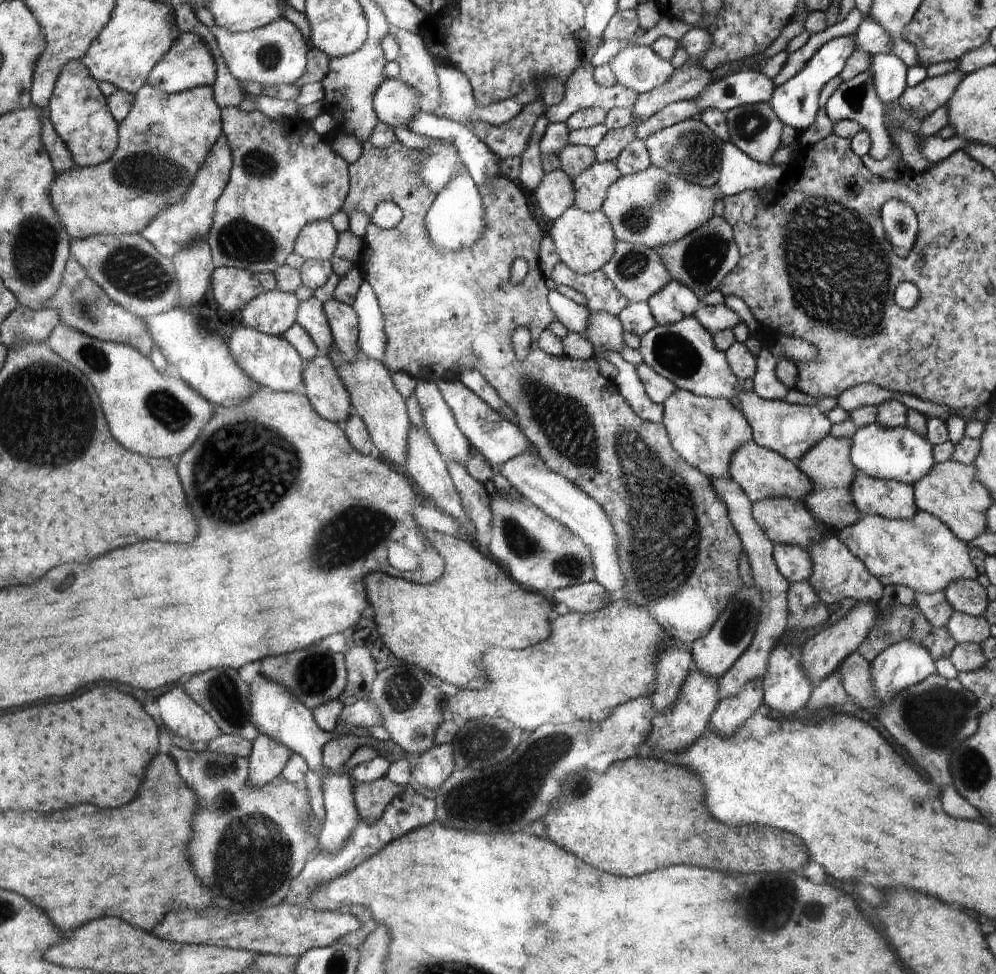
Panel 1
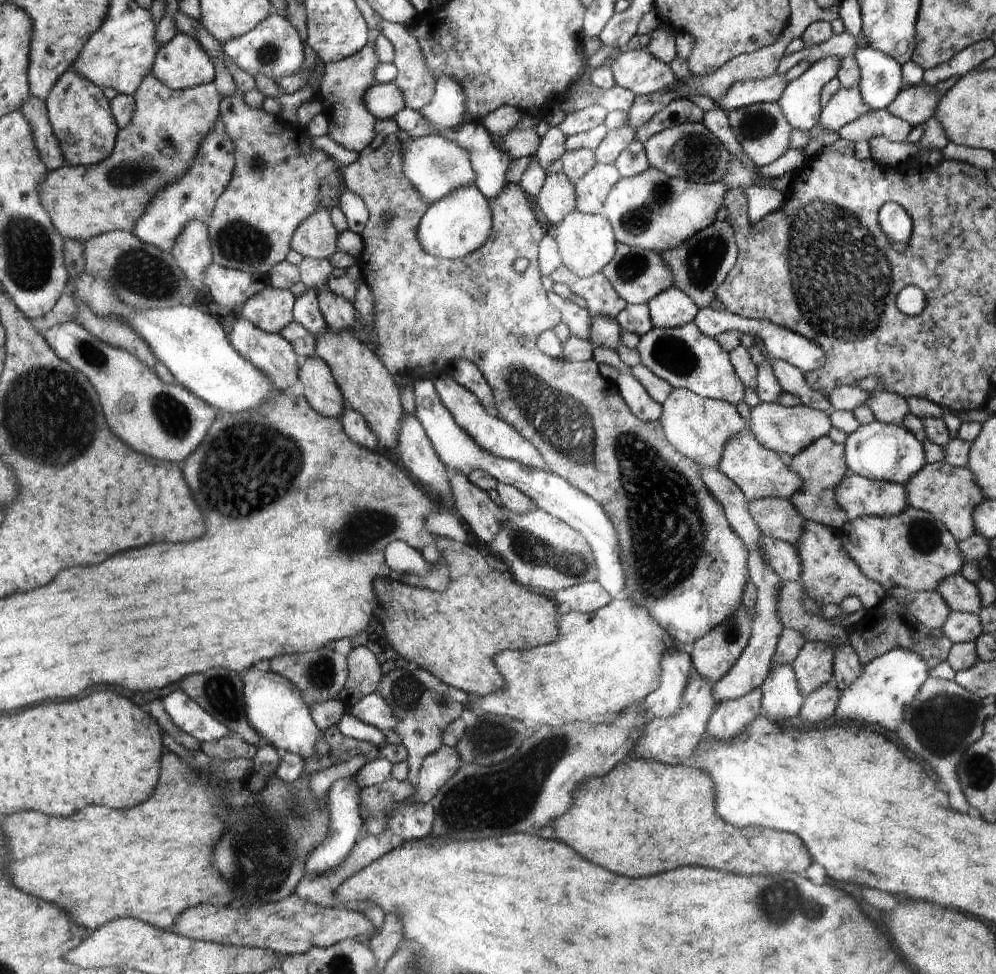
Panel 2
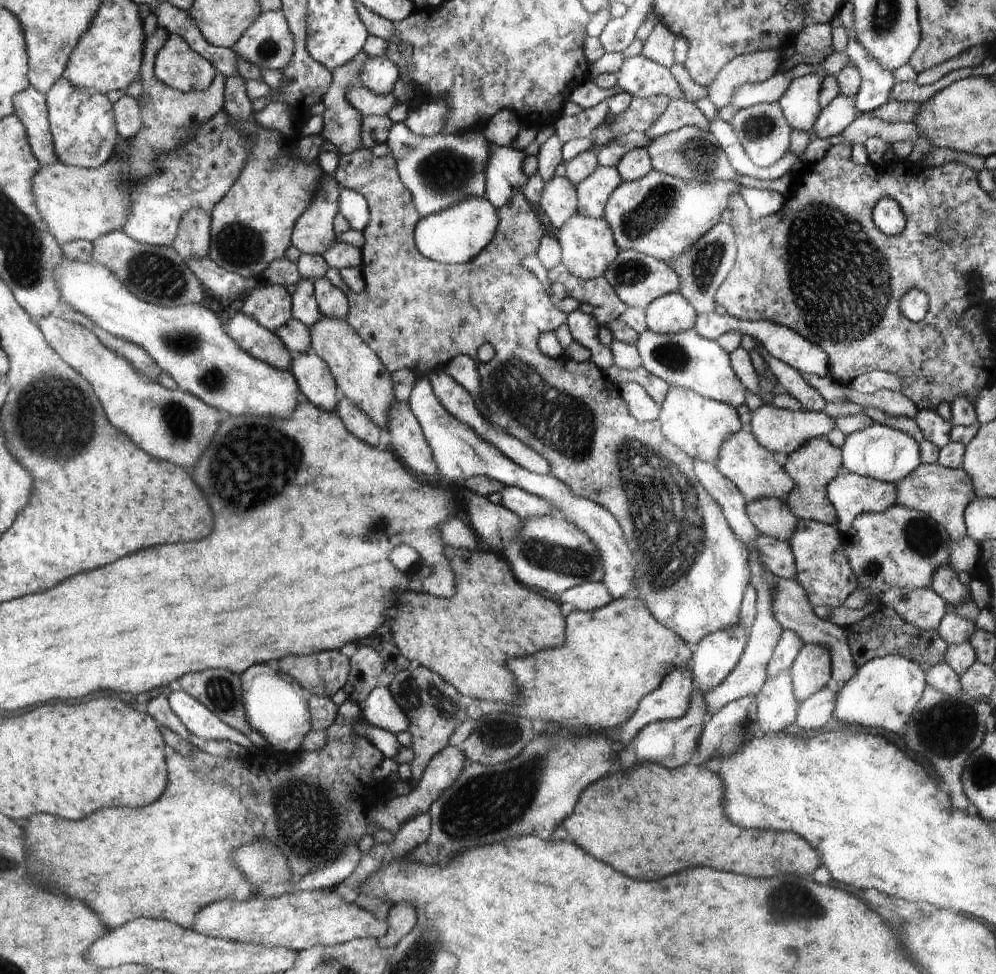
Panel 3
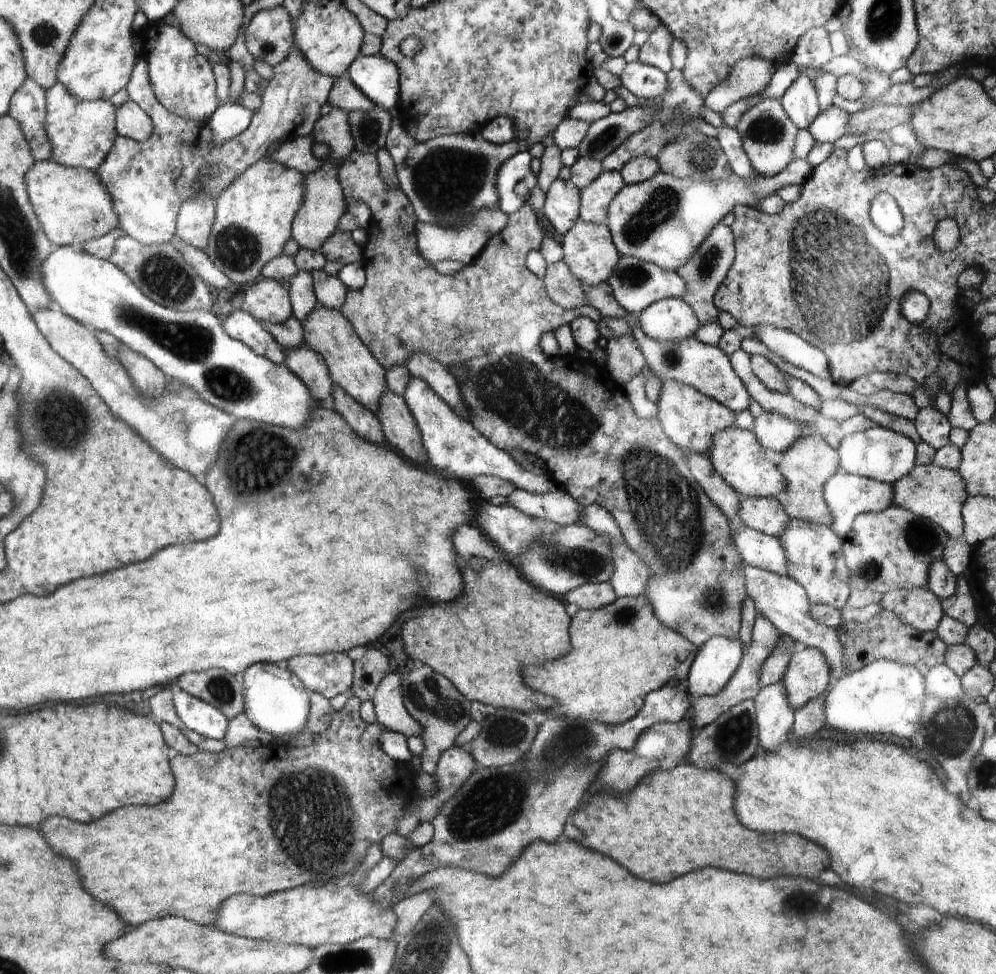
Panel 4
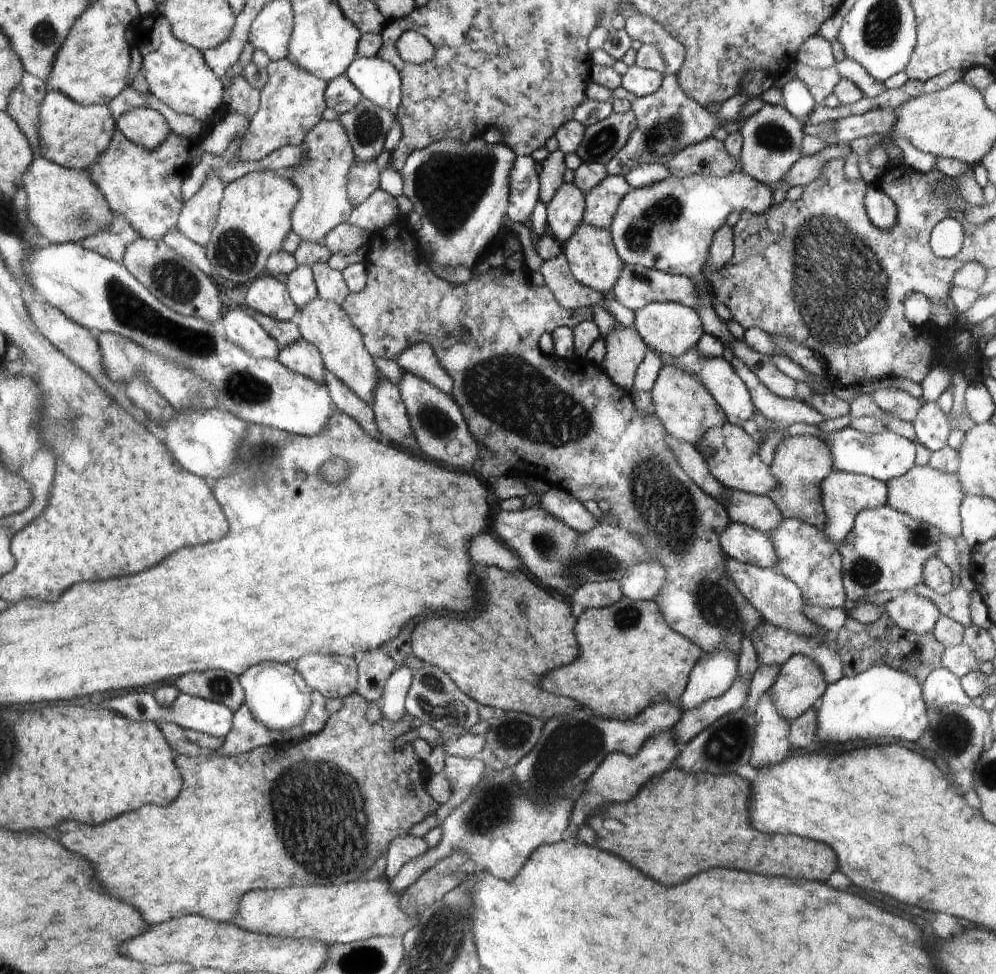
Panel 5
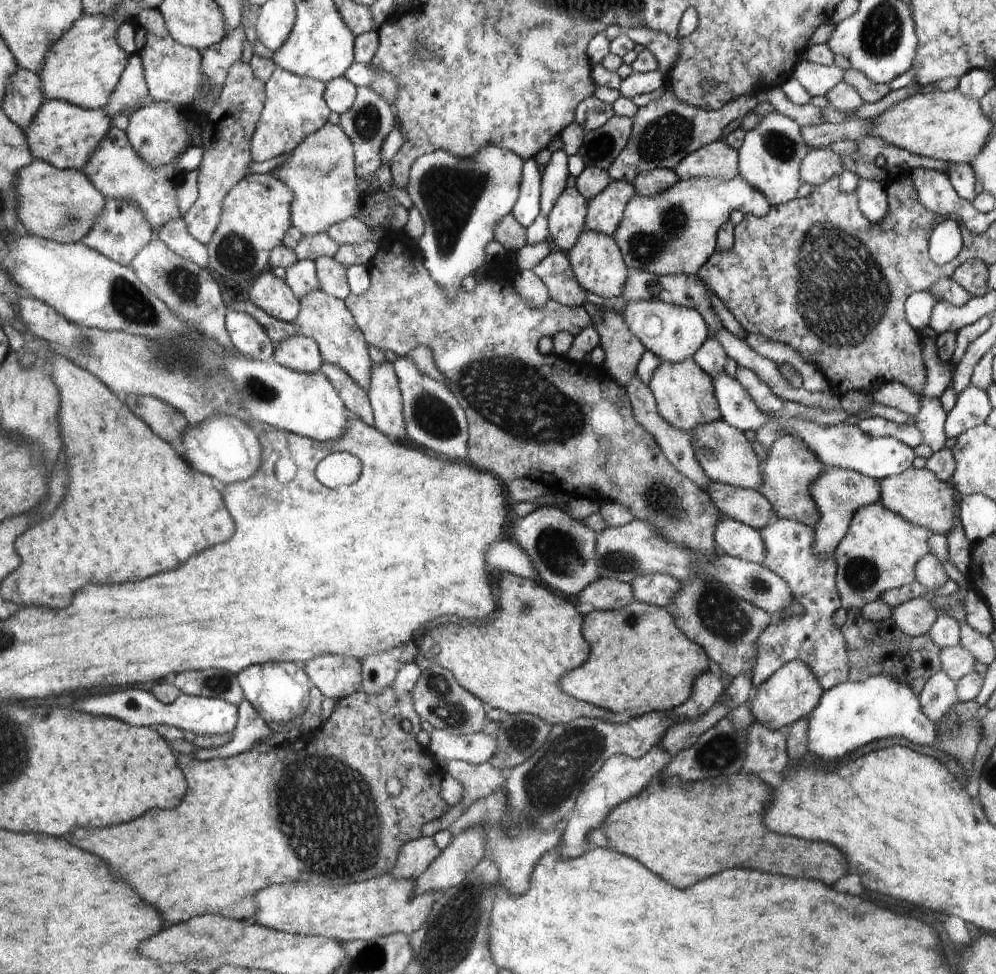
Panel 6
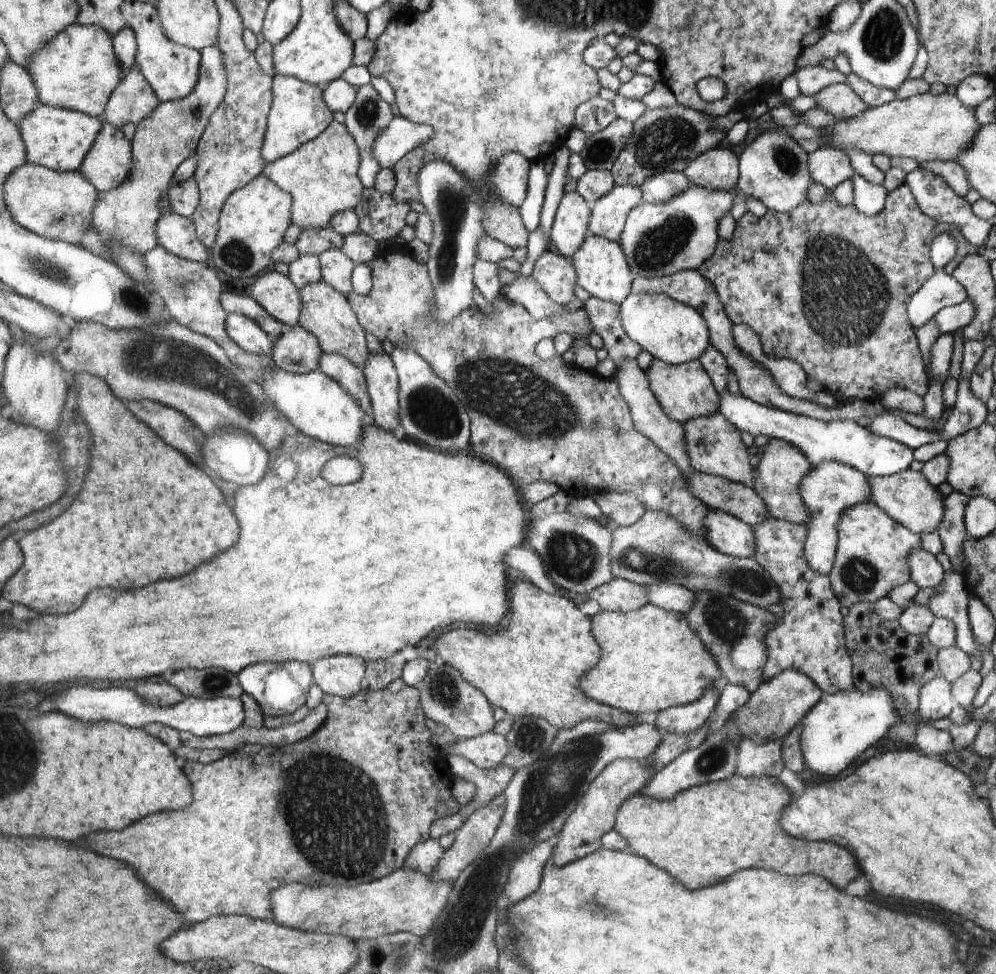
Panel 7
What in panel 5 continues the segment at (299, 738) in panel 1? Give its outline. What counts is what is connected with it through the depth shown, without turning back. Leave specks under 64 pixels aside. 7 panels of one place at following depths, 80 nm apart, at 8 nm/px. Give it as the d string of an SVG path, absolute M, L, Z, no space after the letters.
M262 662L252 670L239 675L239 683L243 688L246 705L252 716L267 729L273 730L278 736L289 728L302 724L311 706L311 689L305 678L286 664Z

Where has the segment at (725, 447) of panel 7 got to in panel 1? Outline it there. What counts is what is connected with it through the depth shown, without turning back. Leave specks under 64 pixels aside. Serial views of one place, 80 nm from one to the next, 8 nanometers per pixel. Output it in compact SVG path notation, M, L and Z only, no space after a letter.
M753 441L746 442L742 448L739 448L732 454L731 473L729 474L729 477L741 487L741 490L753 504L770 498L804 500L808 494L812 492L812 488L814 488L814 486L812 486L812 480L790 459L782 458L782 455L778 452L772 452L772 450L769 450L768 448L760 447Z

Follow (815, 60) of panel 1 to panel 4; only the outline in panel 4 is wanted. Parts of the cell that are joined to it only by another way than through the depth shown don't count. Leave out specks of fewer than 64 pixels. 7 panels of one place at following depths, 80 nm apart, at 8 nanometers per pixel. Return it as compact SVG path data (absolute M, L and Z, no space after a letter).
M804 73L798 75L778 100L799 129L808 129L821 111L814 81Z

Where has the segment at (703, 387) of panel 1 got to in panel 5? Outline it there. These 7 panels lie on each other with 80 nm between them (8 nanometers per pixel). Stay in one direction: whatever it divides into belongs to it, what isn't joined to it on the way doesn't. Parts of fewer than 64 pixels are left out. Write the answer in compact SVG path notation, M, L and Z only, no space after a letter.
M692 349L678 358L662 355L664 364L670 363L680 365L684 370L698 375L705 387L711 392L723 411L727 415L727 422L732 425L740 425L744 420L753 419L755 406L751 401L751 396L744 381L735 373L733 366L727 362L717 350L712 357L701 357L696 349Z

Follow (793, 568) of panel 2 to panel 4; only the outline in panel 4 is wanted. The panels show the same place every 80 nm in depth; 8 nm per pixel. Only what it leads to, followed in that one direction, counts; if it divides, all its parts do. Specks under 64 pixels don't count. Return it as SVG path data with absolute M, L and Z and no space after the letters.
M742 525L732 528L732 540L746 565L752 565L780 576L790 570L788 554L782 540Z

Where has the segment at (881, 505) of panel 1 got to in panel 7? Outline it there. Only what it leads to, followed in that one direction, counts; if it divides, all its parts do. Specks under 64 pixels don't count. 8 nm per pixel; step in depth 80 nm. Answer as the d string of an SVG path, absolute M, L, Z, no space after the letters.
M824 461L812 467L811 472L802 480L799 488L805 506L811 517L806 525L807 533L803 553L808 566L827 577L834 568L835 554L838 552L840 515L855 504L870 501L867 476L852 466L836 461Z

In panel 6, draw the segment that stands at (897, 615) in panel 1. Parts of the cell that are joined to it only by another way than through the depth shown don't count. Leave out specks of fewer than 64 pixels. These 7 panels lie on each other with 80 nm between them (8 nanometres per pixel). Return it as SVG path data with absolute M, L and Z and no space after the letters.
M851 608L847 611L846 620L840 630L844 635L849 656L849 680L853 683L864 682L868 677L884 675L904 683L919 695L926 681L941 670L941 648L931 636L925 634L910 637L909 634L901 632L892 618L868 621L862 616L861 609Z

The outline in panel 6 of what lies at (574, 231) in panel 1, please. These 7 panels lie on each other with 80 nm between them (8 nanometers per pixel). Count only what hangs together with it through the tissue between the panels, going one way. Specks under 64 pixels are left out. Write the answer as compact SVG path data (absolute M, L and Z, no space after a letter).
M586 229L566 255L582 289L602 298L614 298L618 304L626 303L623 290L629 272L623 261L623 253L612 236Z

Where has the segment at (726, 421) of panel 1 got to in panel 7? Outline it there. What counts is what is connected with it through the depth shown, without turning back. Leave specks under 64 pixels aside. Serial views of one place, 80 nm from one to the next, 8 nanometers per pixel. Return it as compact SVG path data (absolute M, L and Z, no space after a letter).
M652 359L645 373L651 391L664 412L680 424L687 423L691 418L710 416L710 414L720 410L719 394L700 361L690 361L682 365L672 366L661 360Z

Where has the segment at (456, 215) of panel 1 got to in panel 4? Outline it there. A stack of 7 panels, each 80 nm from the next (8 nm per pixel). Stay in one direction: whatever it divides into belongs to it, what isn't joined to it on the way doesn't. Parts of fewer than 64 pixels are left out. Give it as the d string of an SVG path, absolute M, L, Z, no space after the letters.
M482 209L462 227L456 229L442 229L439 226L418 222L418 248L430 262L440 260L457 260L468 265L482 252L487 240L498 234L507 225L507 214L500 209Z

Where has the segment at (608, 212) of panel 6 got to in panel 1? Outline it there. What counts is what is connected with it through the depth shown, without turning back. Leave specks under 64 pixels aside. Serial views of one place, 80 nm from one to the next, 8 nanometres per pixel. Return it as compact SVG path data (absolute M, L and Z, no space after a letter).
M595 161L574 180L575 206L584 211L601 211L607 191L621 177L615 162Z

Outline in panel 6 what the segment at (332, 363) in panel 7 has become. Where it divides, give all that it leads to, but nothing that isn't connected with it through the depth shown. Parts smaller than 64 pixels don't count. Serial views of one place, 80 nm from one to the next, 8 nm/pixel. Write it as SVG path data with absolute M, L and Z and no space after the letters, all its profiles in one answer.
M324 362L319 372L326 375L332 386L339 391L353 418L360 418L368 423L368 426L375 426L374 408L364 387L361 387L343 367L331 362Z

